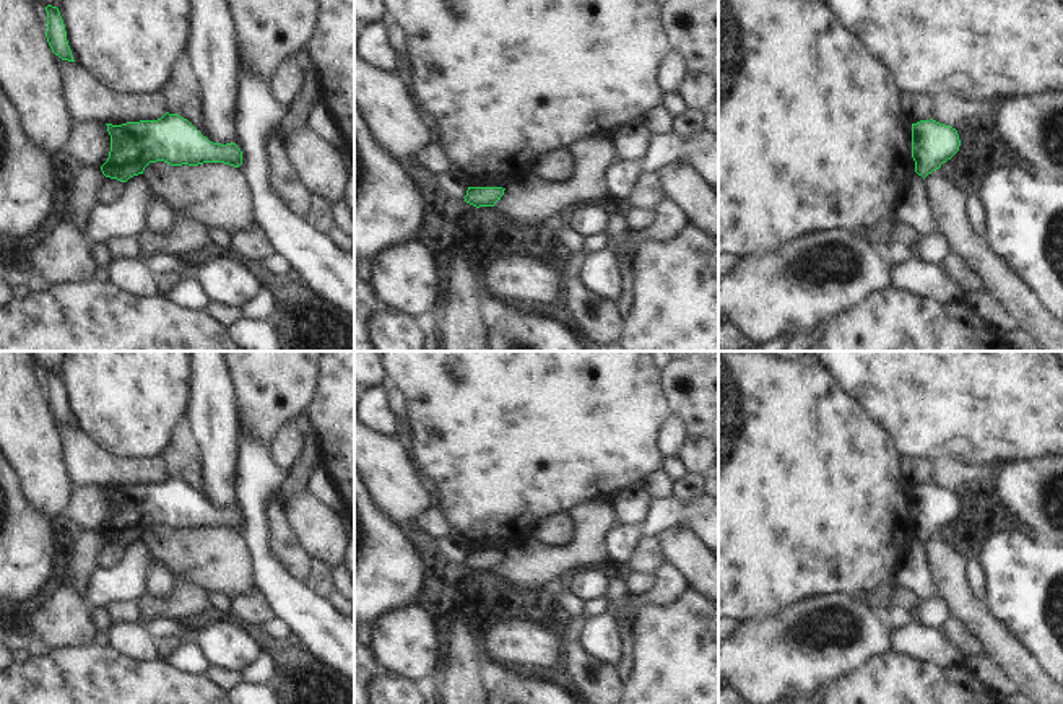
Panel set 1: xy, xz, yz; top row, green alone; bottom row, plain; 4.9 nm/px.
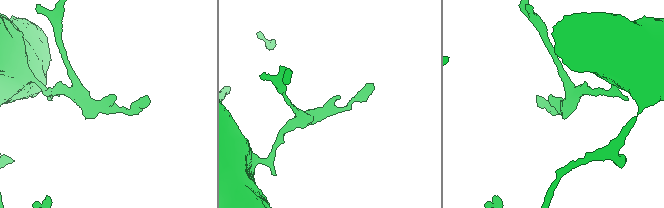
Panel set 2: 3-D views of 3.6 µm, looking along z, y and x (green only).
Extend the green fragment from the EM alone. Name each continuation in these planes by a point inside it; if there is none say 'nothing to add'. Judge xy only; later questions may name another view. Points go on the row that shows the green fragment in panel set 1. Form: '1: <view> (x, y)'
nothing to add

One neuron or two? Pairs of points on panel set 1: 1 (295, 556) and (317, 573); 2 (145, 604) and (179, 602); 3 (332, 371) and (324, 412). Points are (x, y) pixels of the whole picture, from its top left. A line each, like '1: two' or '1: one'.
1: two
2: one
3: one

